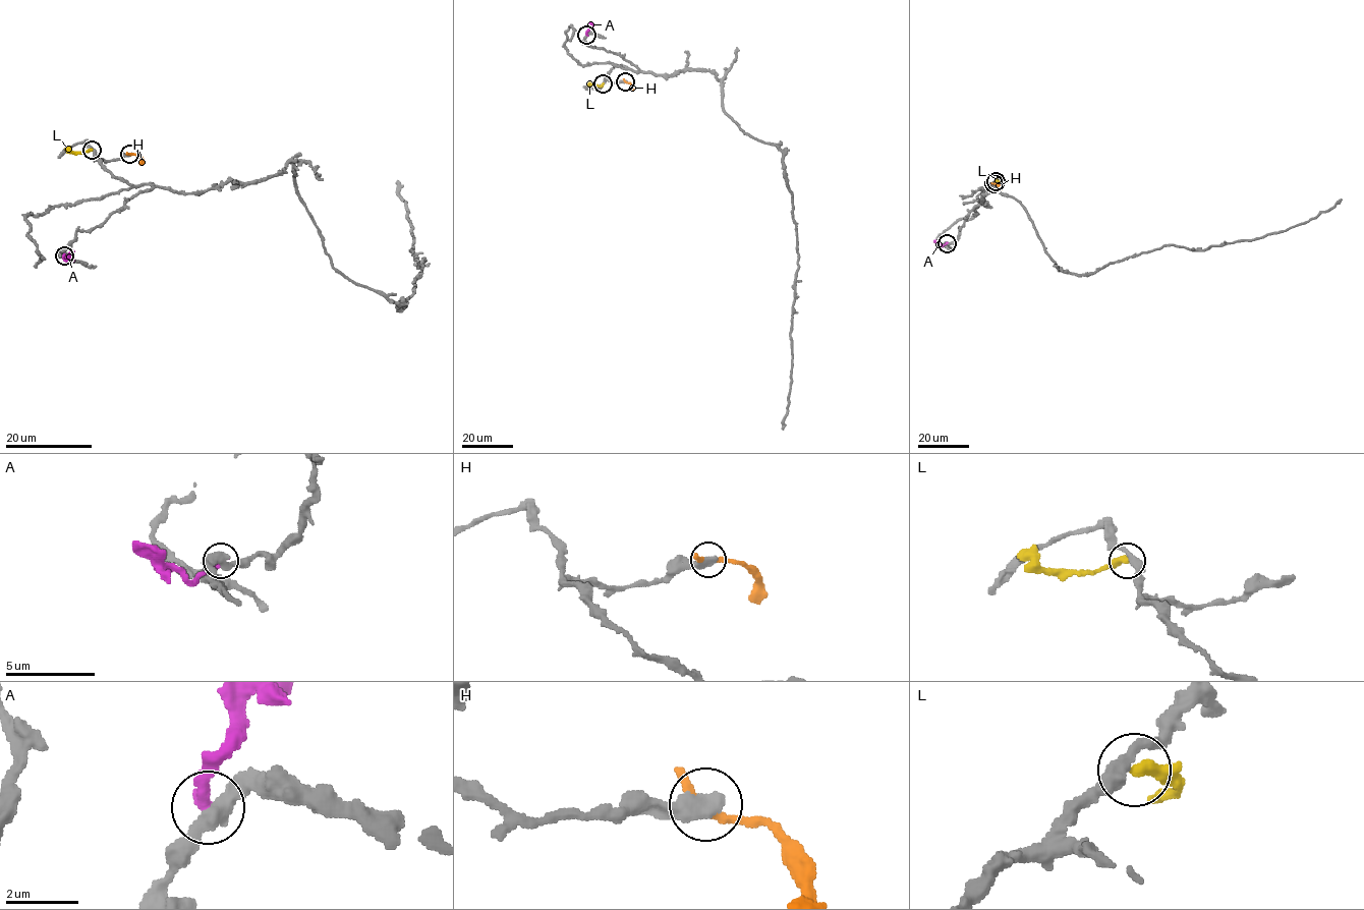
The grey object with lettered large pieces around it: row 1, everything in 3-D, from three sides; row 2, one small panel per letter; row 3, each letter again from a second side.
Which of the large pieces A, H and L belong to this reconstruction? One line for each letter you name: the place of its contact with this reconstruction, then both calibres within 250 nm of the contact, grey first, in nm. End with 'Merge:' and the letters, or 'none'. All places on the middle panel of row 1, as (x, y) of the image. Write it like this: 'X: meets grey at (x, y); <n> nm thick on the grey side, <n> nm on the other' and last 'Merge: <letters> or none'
Merge: none

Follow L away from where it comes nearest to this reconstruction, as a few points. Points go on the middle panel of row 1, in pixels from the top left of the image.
L: (603, 83), (587, 84)

